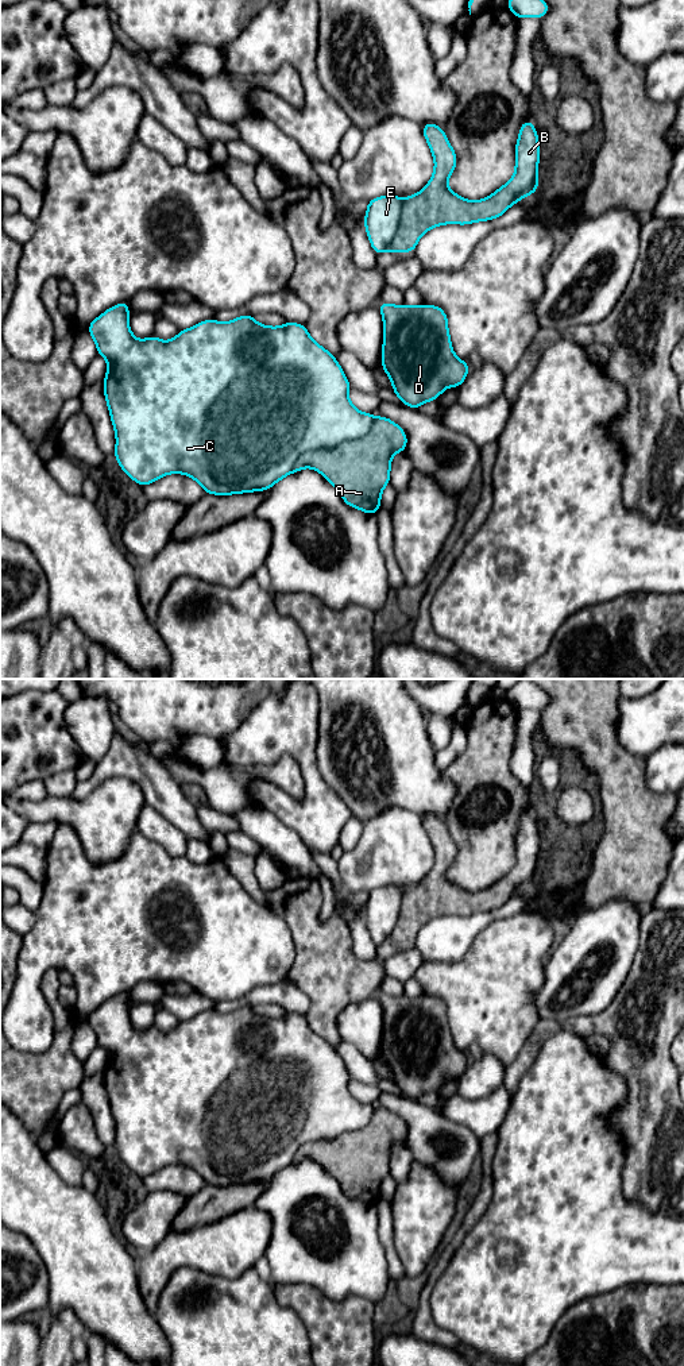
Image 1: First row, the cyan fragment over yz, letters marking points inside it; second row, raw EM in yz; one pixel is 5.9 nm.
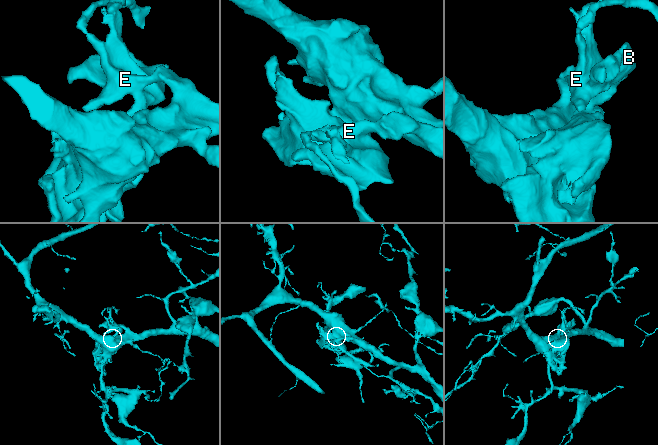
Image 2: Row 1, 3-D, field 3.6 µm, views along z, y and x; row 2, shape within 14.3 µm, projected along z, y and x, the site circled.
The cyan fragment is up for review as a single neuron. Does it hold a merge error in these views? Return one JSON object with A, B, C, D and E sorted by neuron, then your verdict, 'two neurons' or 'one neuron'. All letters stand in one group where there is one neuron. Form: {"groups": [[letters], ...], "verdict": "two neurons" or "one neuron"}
{"groups": [["A", "B", "C", "D", "E"]], "verdict": "one neuron"}

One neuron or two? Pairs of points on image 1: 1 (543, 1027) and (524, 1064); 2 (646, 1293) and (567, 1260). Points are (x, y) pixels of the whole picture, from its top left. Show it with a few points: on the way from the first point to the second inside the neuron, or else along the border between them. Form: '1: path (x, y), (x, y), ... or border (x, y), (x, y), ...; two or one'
1: path (538, 1037), (526, 1054); one
2: border (659, 1285), (626, 1284), (596, 1296); two

